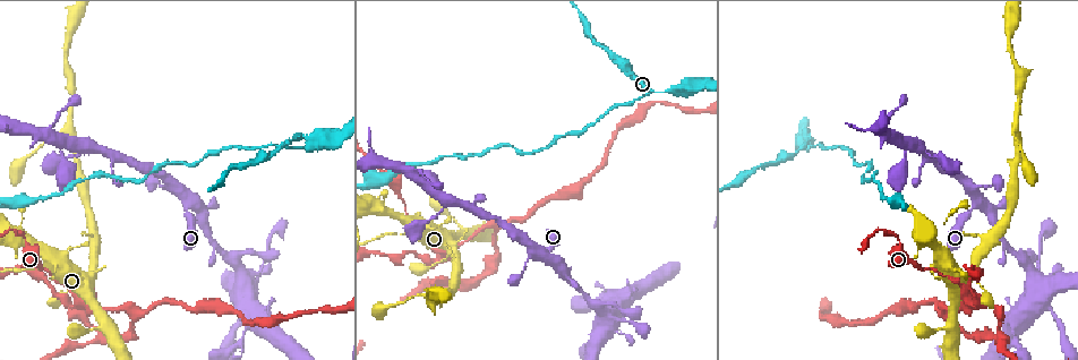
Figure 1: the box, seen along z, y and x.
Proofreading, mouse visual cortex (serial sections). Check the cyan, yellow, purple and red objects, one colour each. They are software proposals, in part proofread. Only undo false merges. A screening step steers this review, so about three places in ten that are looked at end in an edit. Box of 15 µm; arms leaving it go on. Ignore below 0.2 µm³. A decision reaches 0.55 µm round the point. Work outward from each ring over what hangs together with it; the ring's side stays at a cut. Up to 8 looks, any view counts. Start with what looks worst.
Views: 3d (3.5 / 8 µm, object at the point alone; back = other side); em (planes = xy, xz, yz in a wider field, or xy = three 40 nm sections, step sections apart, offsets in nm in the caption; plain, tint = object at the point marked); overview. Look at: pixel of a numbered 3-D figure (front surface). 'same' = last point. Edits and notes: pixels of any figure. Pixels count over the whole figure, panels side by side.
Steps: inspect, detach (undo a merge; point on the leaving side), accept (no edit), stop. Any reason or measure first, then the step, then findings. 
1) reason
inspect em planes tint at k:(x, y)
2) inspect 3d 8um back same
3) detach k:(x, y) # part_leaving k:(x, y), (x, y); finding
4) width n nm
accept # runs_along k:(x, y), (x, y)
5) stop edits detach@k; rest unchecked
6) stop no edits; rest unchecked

arms part here
inspect 3d 8um at 1:(670, 89)

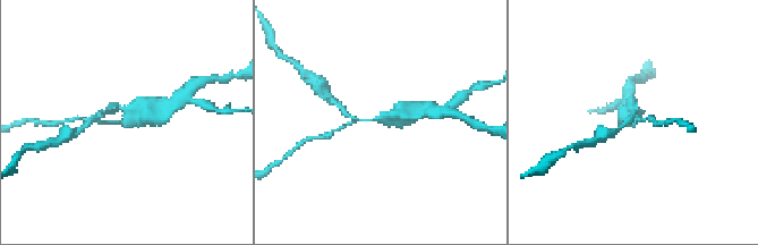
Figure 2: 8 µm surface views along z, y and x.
arms 3; arm_widths 100, 100, 450 nm; now the EM
inspect em xy step 3 tint at 2:(380, 117)

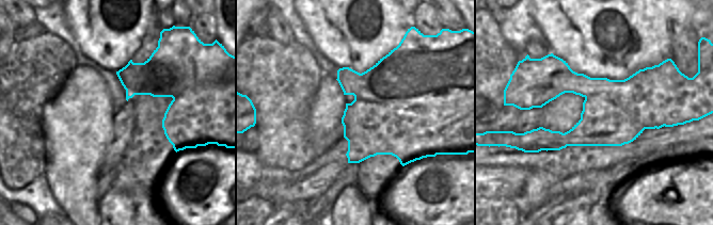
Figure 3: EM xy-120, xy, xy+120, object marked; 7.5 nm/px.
detach 2:(458, 101) # two cells meet here

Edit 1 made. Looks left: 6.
inspect overview

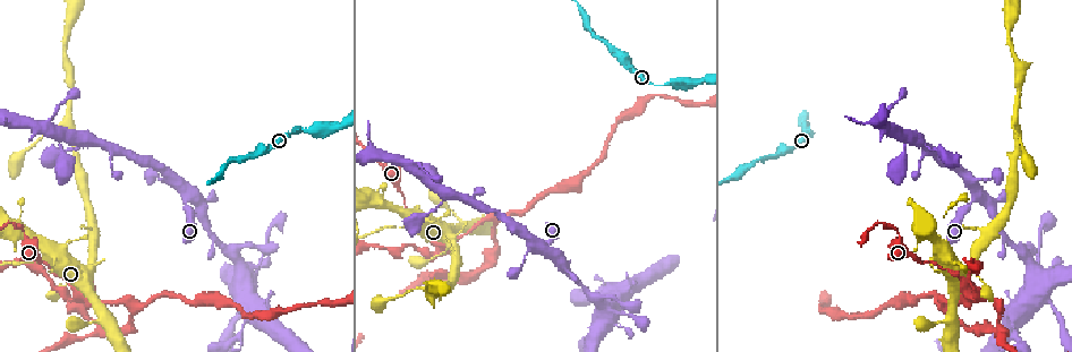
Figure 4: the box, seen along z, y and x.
side arm on a straight run
inspect 3d 3.5um at 4:(443, 249)

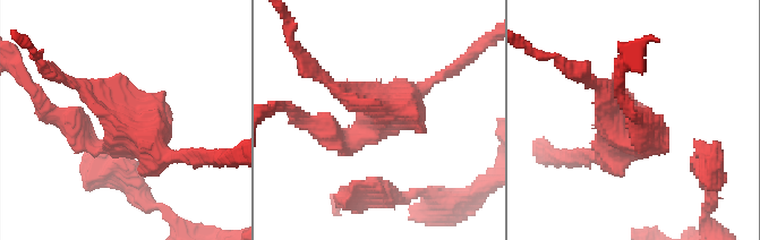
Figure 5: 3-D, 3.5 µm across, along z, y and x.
inspect em planes tint at 5:(384, 103)

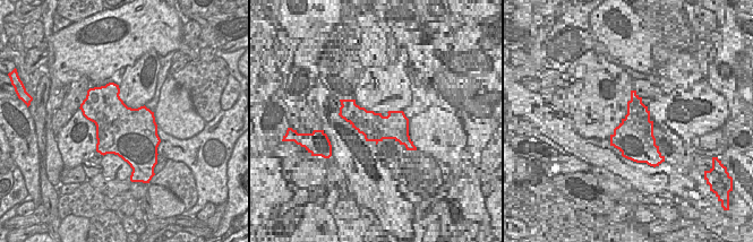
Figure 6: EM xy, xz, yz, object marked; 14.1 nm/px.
accept # all the same cell

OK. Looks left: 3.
sudden change in width
inspect 3d 3.5um at 4:(232, 337)

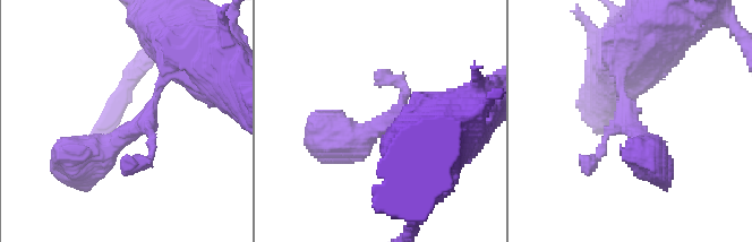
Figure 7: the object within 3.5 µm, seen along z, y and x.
arms 3; arm_widths 150, 150, 500 nm
inspect em planes tint at 7:(385, 120)

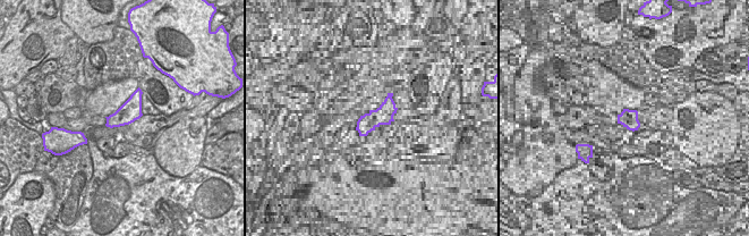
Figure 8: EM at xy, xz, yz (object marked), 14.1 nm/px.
another direction
inspect em xy step 1 tint same

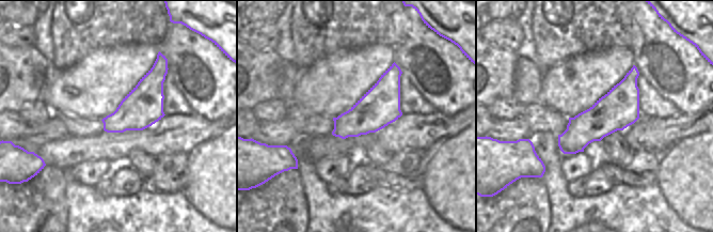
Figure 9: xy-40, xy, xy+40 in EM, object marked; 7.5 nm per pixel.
accept # runs_along 7:(168, 72), (137, 128), (67, 152); all the same cell

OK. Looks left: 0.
stop edits detach@2; rest unchecked

